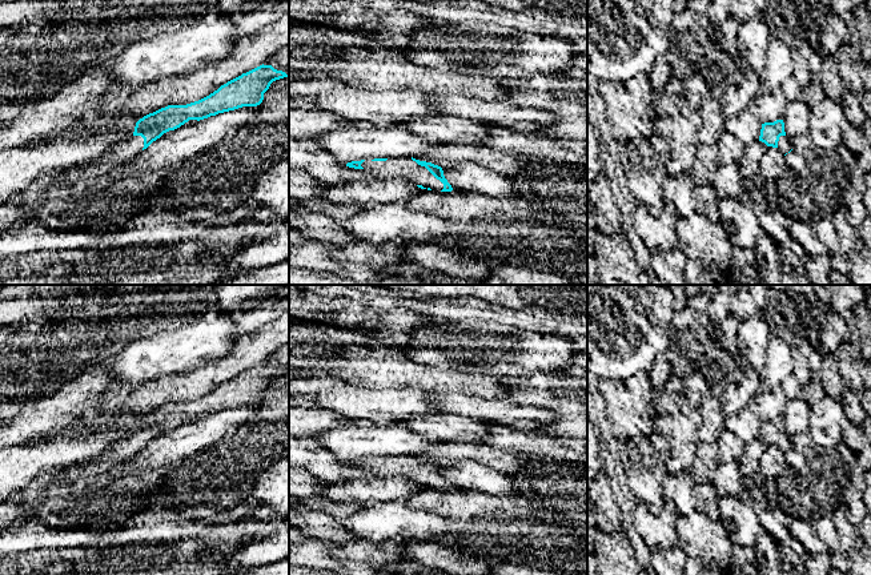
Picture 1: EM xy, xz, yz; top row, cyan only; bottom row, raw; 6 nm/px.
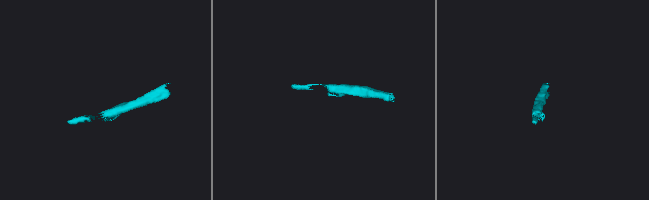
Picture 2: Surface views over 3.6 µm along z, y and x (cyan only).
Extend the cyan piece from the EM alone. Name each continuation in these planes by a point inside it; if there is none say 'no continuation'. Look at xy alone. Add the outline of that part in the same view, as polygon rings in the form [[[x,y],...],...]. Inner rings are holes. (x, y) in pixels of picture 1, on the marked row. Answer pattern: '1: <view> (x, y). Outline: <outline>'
1: xy (120, 152). Outline: [[[132,136],[121,142],[113,144],[103,156],[83,165],[69,168],[65,173],[53,178],[56,182],[76,182],[84,178],[96,178],[111,169],[124,164],[144,148],[141,136]]]

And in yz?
1: yz (785, 145). Outline: [[[780,136],[778,141],[778,149],[786,154],[792,149],[791,140],[787,138],[786,136]]]

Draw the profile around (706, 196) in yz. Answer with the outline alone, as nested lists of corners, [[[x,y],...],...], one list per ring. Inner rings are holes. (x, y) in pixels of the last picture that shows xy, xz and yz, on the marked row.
[[[697,186],[694,190],[694,197],[698,202],[699,212],[702,212],[710,222],[719,222],[718,196],[714,186]]]

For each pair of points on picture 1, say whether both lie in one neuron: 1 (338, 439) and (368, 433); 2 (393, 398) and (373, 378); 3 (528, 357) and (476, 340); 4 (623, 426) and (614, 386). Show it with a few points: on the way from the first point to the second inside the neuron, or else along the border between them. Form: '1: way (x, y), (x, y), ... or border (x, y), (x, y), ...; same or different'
1: way (345, 439), (361, 439); same
2: border (353, 385), (374, 390), (398, 391); different
3: way (514, 357), (492, 357), (488, 353); same
4: way (623, 417), (623, 399), (619, 395); same

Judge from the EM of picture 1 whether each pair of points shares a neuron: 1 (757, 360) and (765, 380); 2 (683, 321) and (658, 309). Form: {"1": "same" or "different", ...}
{"1": "different", "2": "different"}

